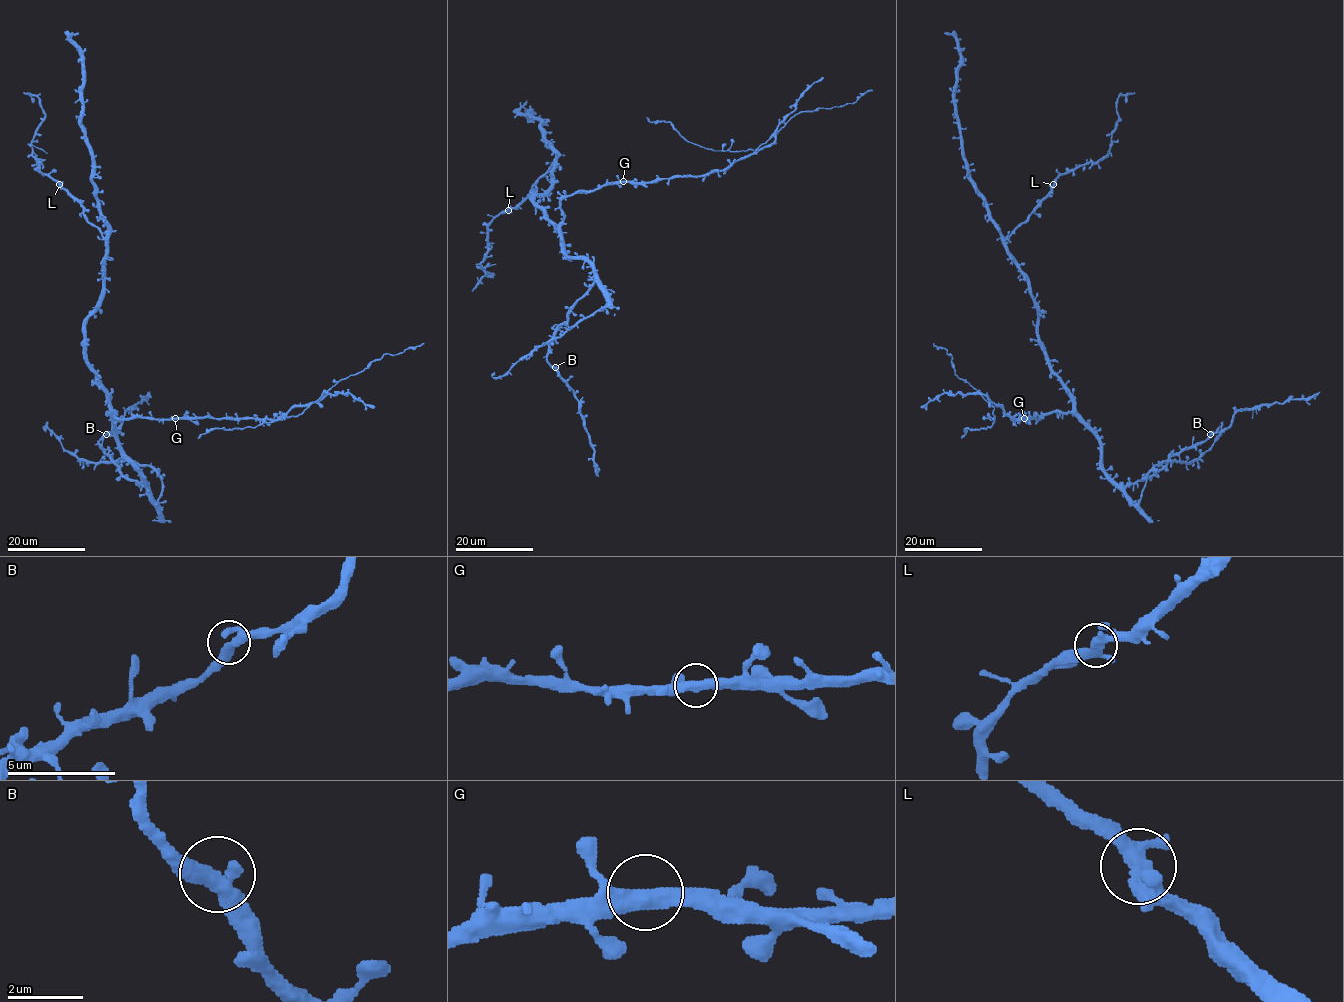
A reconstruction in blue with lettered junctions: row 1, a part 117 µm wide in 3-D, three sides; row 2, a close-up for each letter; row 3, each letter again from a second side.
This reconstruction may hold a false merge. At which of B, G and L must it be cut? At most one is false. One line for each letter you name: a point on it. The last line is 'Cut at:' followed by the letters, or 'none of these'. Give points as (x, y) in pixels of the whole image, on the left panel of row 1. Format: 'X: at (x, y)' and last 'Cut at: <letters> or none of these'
Cut at: none of these

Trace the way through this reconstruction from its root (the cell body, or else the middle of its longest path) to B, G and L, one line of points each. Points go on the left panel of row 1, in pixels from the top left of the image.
B: (102, 388), (120, 453), (144, 479), (145, 486), (126, 477), (101, 449), (98, 442), (106, 434)
G: (102, 388), (115, 417), (175, 418)
L: (102, 388), (88, 362), (85, 322), (102, 289), (106, 239), (86, 218), (84, 208), (59, 184)

